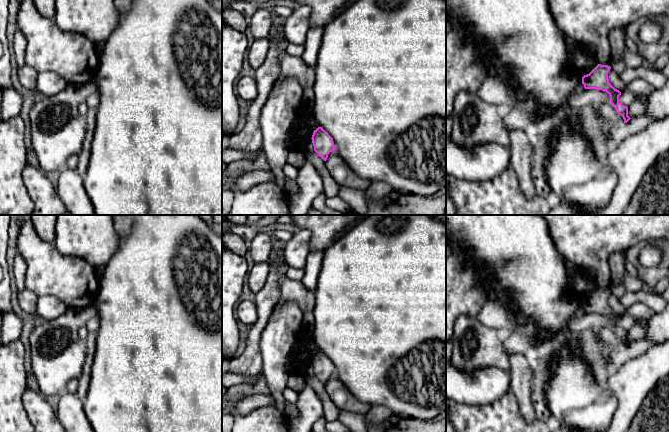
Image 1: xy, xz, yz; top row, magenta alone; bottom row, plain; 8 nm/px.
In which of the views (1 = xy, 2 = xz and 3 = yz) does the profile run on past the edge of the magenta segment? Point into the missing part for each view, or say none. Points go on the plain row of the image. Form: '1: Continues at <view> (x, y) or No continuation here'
1: No continuation here
2: No continuation here
3: Continues at yz (586, 240)

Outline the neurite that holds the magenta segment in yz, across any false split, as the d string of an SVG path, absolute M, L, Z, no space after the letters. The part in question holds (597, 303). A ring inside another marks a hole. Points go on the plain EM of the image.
M541 215L547 222L549 234L559 254L582 268L593 269L596 273L598 289L587 299L582 301L582 308L585 313L596 313L606 315L610 324L609 327L627 347L631 342L628 340L628 331L619 326L621 316L615 313L608 303L612 283L611 270L609 268L609 256L615 252L628 249L641 242L659 243L661 240L669 240L669 215Z

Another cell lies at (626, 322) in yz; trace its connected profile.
M626 315L621 317L621 319L619 320L619 327L628 331L633 325L640 325L646 329L648 322L649 320L637 319L632 316Z

